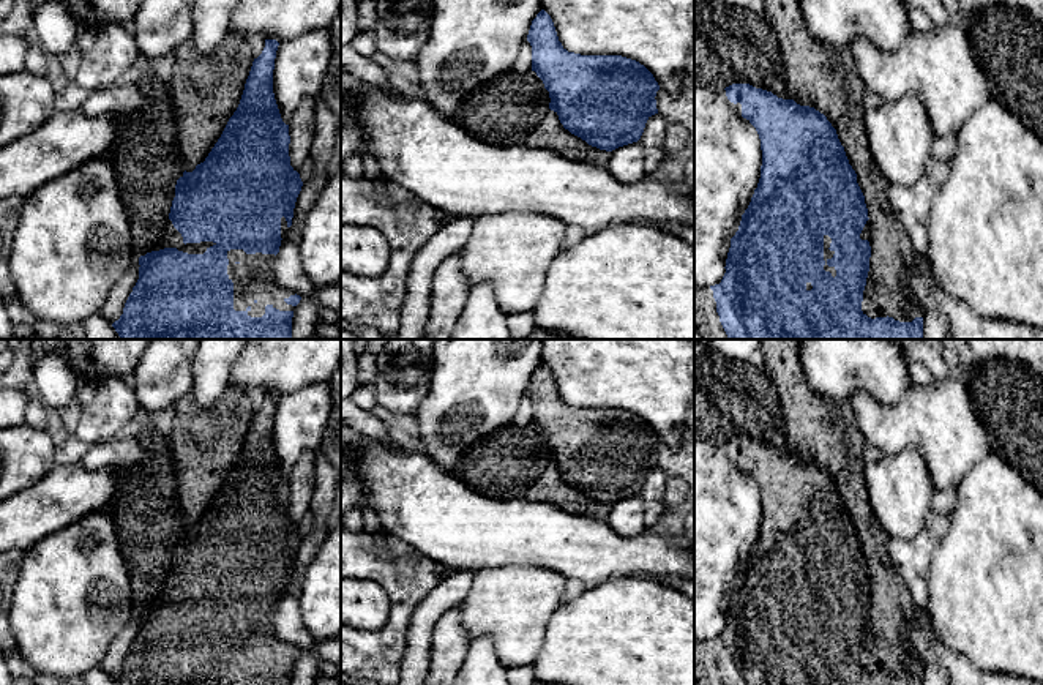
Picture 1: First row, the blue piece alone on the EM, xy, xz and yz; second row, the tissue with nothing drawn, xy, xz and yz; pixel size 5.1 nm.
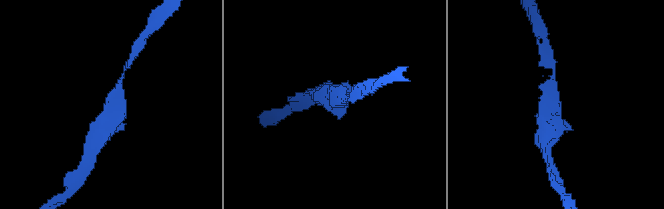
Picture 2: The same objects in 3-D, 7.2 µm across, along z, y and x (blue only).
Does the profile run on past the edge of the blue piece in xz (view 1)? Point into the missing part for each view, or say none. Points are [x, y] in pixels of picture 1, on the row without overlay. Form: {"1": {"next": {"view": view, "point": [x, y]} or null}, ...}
{"1": {"next": null}}

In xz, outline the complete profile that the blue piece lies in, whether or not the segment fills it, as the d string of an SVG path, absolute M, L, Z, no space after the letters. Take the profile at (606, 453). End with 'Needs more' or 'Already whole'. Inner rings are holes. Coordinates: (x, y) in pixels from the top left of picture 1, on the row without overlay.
M544 363L532 374L527 395L532 399L532 425L549 445L549 462L559 469L565 483L606 505L641 492L647 474L658 467L655 450L660 444L653 428L644 418L622 409L568 406Z. Already whole

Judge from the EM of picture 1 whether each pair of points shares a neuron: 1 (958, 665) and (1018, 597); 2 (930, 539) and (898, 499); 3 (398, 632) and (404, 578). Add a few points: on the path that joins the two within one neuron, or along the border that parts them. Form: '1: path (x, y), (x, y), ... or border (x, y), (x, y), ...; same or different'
1: border (936, 633), (949, 649), (964, 655), (977, 668); different
2: border (930, 510), (923, 524), (909, 539), (892, 539); different
3: path (400, 619), (404, 591); same

